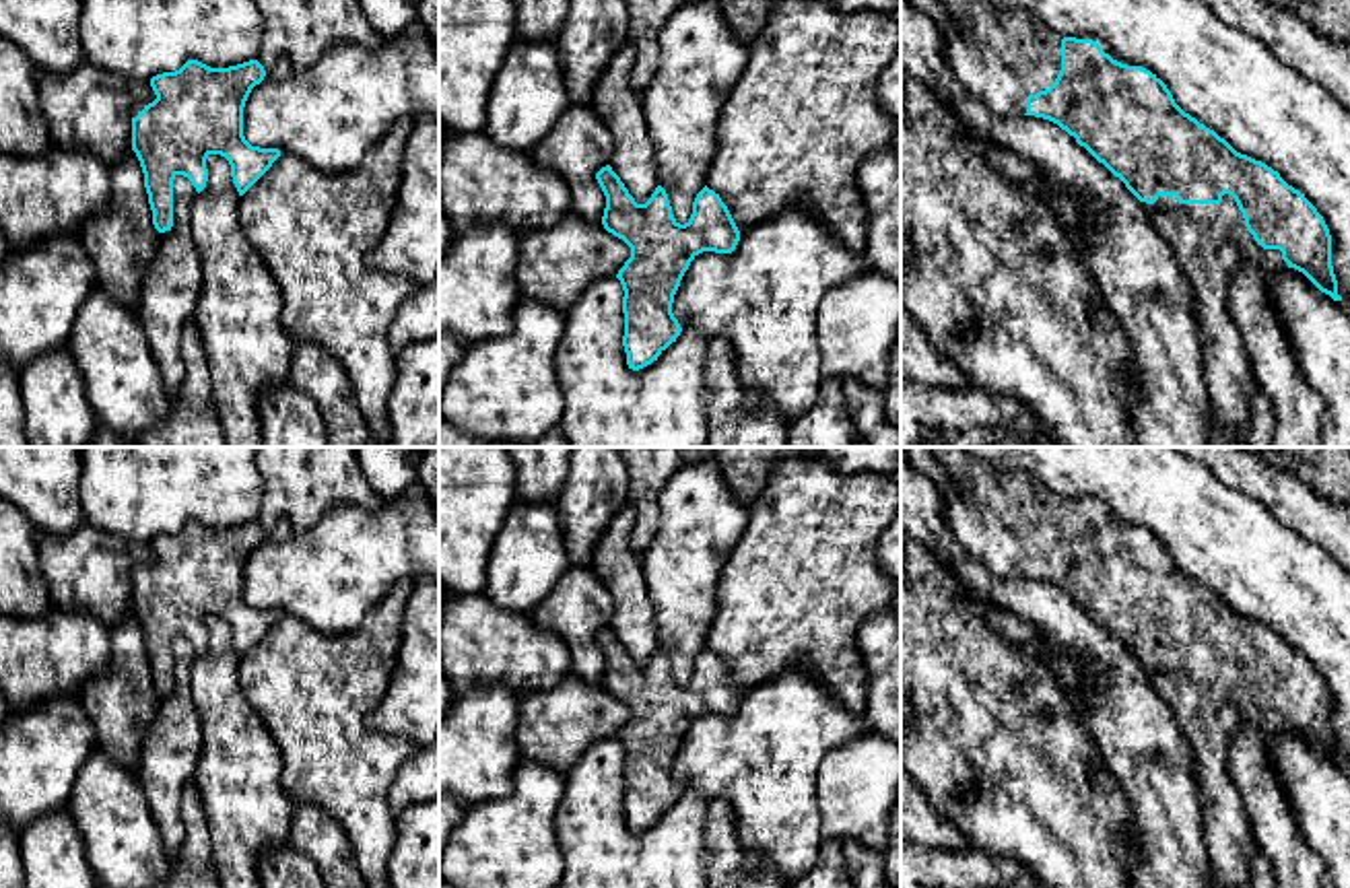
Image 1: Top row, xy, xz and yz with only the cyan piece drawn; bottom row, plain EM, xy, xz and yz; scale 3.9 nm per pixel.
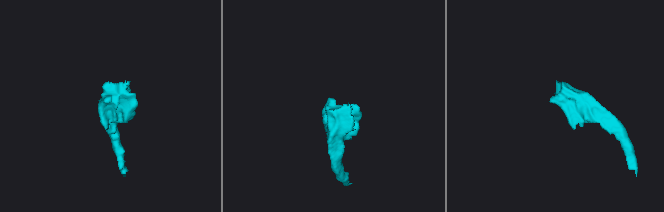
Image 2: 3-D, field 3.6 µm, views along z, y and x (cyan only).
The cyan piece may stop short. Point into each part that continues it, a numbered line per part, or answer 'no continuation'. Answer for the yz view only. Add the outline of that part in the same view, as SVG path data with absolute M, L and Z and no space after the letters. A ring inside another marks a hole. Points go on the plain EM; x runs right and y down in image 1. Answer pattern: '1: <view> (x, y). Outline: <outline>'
1: yz (1000, 518). Outline: M927 447L946 474L944 521L963 548L1000 577L1024 577L1026 558L1049 550L1061 532L1061 497L1026 474L1000 472L965 447Z
2: yz (1210, 703). Outline: M1228 655L1220 665L1179 665L1175 657L1158 657L1154 665L1142 663L1142 670L1171 707L1191 750L1212 872L1224 888L1249 888L1247 863L1257 845L1230 779L1228 744L1245 723L1255 725L1278 775L1276 740L1288 725L1280 711L1263 711L1253 701Z

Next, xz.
no continuation

